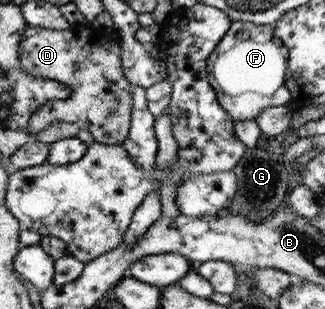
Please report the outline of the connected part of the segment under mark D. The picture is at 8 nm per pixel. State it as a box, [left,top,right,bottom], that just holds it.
[17,23,131,145]

